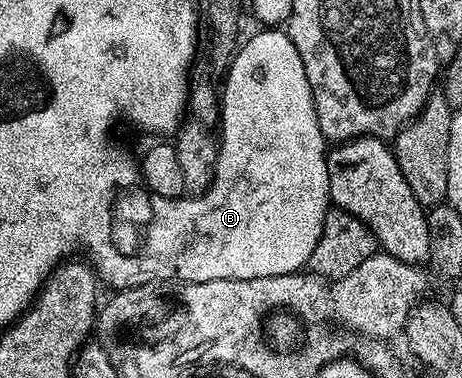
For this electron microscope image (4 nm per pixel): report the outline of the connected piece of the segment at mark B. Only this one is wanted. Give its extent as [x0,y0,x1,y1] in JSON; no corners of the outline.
[134,30,331,282]

